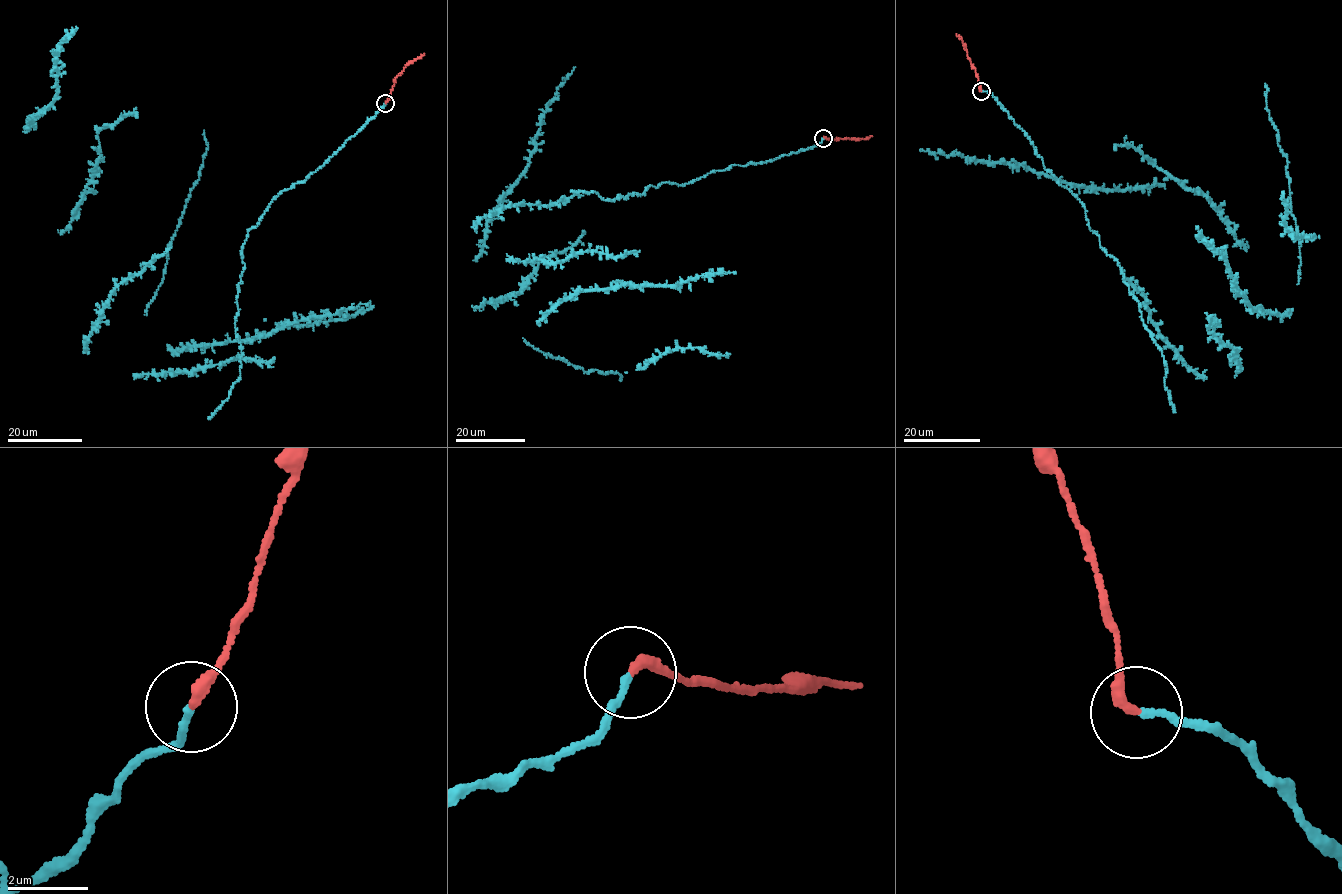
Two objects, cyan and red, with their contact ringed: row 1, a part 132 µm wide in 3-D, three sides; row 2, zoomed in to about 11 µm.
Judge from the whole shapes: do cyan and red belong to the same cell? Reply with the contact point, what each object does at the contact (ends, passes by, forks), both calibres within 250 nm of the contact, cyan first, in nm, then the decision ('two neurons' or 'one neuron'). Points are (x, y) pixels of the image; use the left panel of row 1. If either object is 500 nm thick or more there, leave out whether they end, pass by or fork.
place (385, 103); cyan ends; red ends; calibres 160 and 280 nm; two neurons

